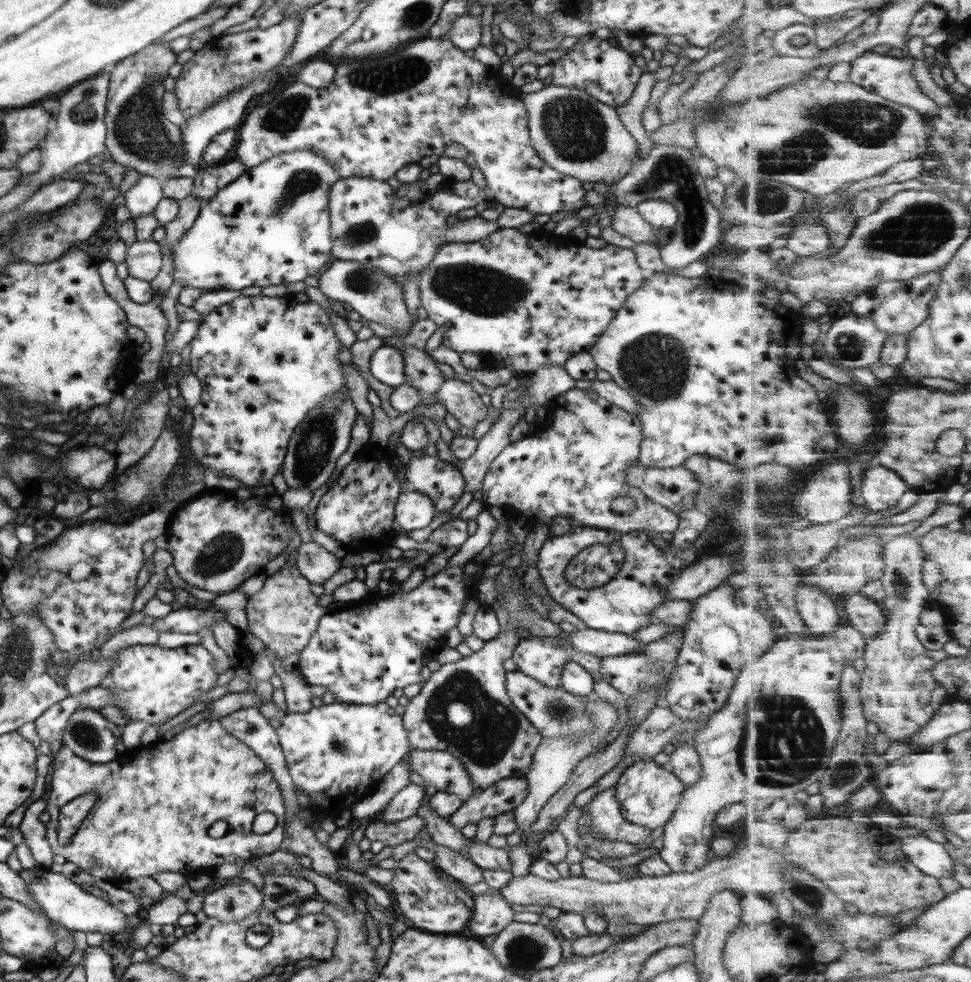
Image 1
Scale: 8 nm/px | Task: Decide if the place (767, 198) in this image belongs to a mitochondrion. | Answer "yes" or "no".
yes

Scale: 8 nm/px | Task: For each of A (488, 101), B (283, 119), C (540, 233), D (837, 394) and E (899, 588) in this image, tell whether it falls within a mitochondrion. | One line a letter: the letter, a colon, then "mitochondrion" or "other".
A: other
B: mitochondrion
C: other
D: mitochondrion
E: mitochondrion

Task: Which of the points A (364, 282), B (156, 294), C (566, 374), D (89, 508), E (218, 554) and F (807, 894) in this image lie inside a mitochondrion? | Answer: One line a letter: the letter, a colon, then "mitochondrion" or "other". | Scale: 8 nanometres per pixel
A: mitochondrion
B: other
C: other
D: other
E: mitochondrion
F: mitochondrion

